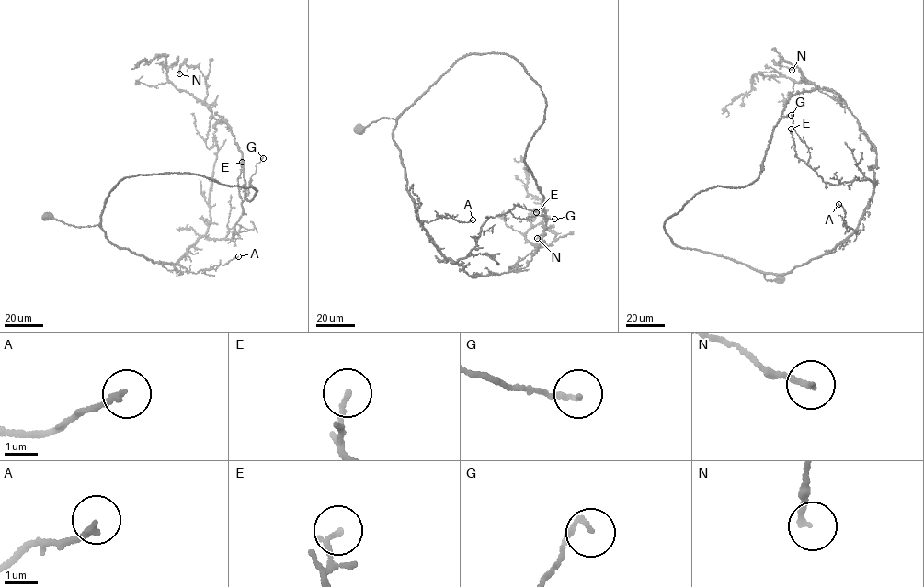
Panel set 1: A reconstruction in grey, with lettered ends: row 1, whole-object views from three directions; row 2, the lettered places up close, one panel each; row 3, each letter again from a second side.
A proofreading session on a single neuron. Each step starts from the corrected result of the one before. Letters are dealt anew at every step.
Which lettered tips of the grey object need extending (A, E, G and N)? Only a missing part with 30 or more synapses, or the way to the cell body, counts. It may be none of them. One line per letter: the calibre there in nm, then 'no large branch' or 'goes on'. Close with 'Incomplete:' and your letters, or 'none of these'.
A: calibre 180 nm; no large branch
E: calibre 150 nm; no large branch
G: calibre 110 nm; no large branch
N: calibre 170 nm; no large branch
Incomplete: none of these

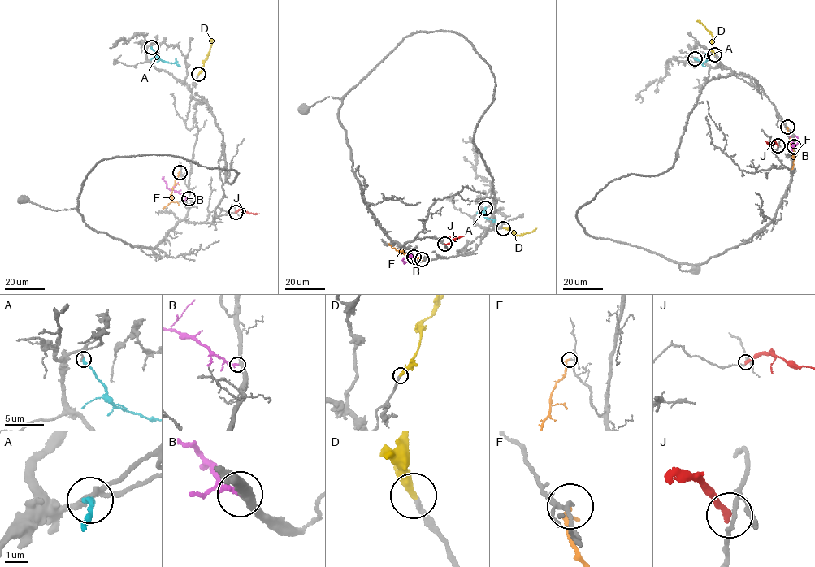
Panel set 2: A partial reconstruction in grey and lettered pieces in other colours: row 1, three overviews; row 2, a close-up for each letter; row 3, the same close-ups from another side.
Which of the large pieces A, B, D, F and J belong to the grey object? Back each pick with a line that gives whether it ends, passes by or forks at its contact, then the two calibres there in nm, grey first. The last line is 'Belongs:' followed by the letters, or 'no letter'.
B: it ends | 360/240 nm
D: it ends | 200/360 nm
Belongs: B, D

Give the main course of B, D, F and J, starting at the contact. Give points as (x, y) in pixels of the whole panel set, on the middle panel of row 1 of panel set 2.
B: (414, 257), (410, 254), (405, 257), (402, 260), (405, 261)
D: (503, 227), (521, 235), (536, 228)
F: (422, 259), (402, 253), (388, 243)
J: (444, 244), (463, 235)

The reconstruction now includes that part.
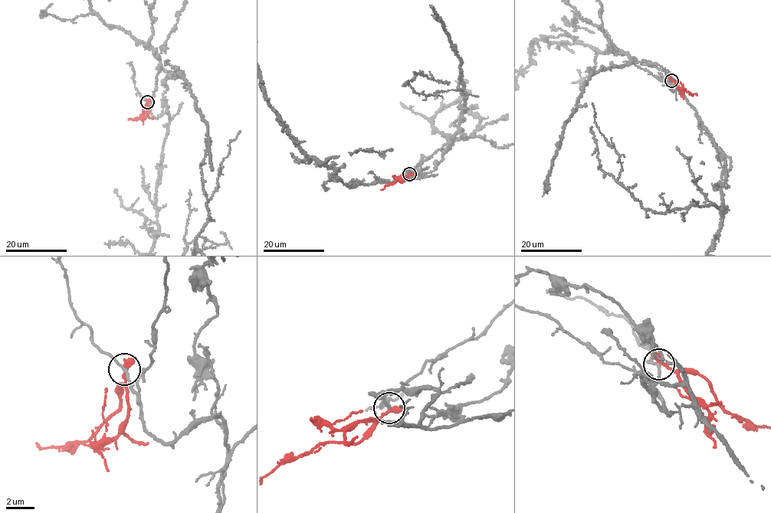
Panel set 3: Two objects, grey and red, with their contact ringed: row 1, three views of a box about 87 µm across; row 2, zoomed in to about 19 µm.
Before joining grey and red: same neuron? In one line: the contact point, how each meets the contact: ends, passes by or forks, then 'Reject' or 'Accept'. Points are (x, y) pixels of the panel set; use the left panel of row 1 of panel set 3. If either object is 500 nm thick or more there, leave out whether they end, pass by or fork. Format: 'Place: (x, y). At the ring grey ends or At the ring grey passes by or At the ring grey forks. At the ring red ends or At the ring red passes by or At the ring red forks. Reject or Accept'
Place: (147, 102). At the ring grey passes by. At the ring red ends. Reject

